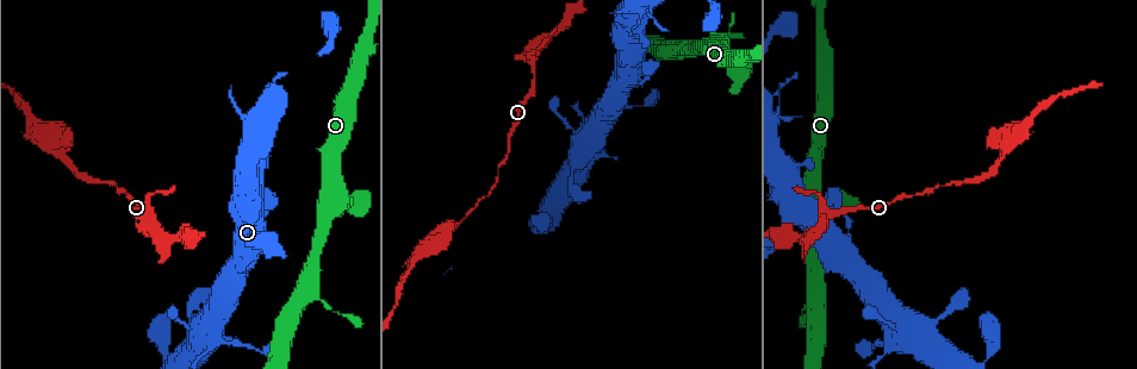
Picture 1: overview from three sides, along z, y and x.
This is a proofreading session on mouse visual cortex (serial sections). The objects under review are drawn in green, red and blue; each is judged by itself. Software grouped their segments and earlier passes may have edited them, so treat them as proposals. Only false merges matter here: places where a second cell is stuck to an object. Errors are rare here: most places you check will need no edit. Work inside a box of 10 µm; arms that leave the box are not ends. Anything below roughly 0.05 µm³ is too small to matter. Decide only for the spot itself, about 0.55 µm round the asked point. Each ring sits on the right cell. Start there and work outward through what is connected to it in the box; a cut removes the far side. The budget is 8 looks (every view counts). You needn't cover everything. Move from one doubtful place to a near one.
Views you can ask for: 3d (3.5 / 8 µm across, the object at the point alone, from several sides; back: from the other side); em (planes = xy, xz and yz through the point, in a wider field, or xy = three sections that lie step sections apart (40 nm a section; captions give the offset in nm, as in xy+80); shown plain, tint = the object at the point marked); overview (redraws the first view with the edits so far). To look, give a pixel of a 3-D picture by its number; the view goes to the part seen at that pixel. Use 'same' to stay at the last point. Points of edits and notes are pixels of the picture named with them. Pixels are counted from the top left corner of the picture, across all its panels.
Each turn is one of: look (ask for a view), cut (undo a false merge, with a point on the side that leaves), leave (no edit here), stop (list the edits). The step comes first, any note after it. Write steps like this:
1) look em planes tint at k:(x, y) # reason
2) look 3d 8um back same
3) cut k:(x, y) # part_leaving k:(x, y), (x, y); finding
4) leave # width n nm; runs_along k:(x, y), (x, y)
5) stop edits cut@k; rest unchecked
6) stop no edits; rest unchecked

look 3d 3.5um at 1:(342, 204)

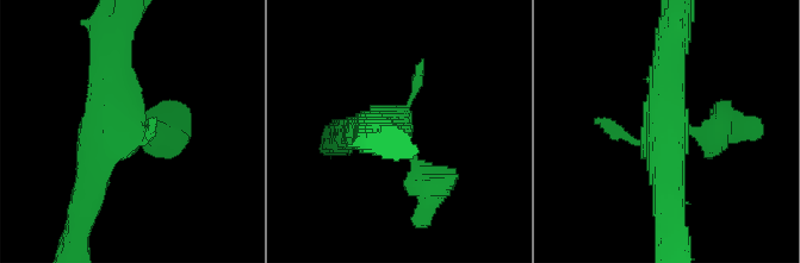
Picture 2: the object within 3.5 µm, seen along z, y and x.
leave # runs_along 2:(107, 38), (107, 141), (86, 200); one cell here

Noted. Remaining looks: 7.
look 3d 3.5um at 1:(57, 150) # a fork

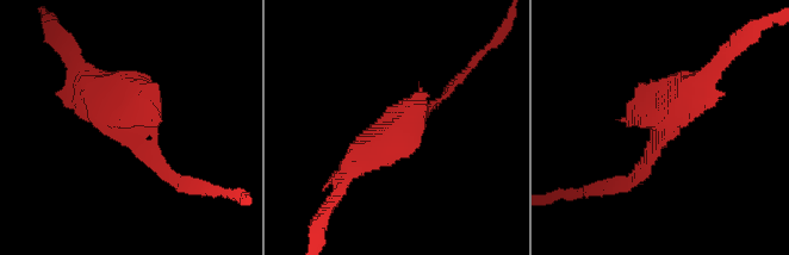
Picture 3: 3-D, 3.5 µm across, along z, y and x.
look em xy step 3 tint at 3:(662, 130) # shape alone is not enough

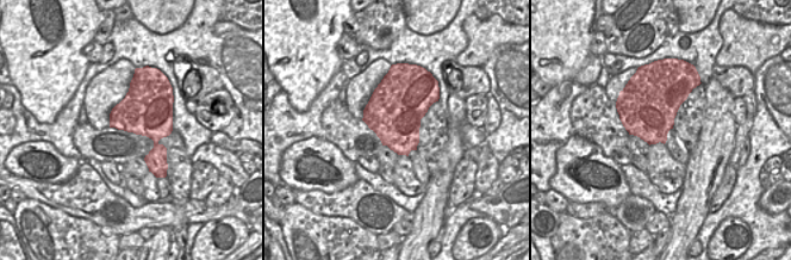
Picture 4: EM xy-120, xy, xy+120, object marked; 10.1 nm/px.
look em xy step 1 tint same # cut it another way

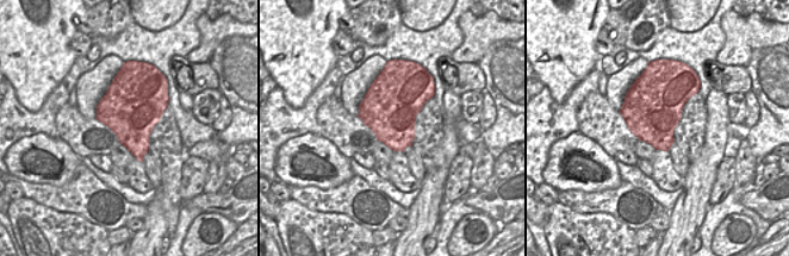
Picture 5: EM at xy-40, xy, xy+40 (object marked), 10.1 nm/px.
leave # all the same cell

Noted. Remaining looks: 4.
look 3d 3.5um at 1:(916, 335)

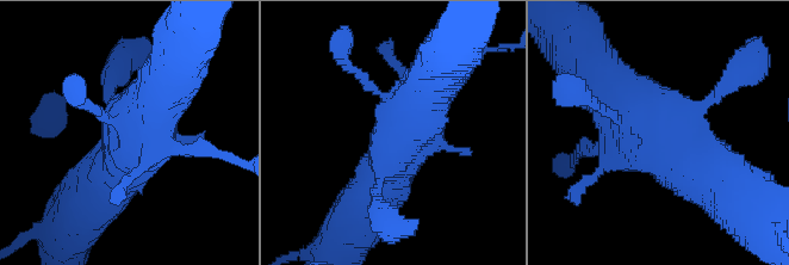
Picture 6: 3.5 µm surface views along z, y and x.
look em planes tint at 6:(664, 135)

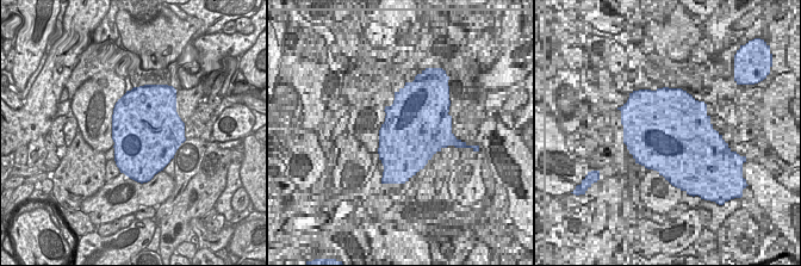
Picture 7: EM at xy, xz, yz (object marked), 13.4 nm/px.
leave # runs_along 6:(590, 65), (684, 160), (697, 164); continuous, no second cell

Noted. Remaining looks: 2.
look 3d 8um back at 1:(162, 342) # thick turns thin

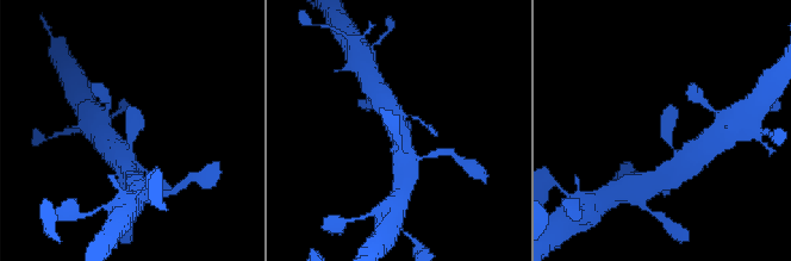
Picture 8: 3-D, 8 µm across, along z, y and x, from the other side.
look em xy step 2 tint same

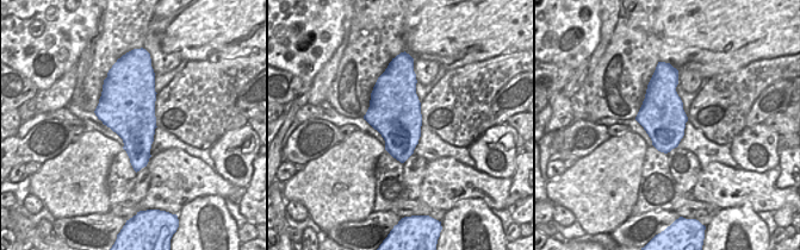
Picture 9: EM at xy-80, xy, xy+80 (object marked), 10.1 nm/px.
leave # runs_along 8:(683, 159), (666, 140), (668, 107); continuous, no second cell

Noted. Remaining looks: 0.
stop no edits; rest unchecked

